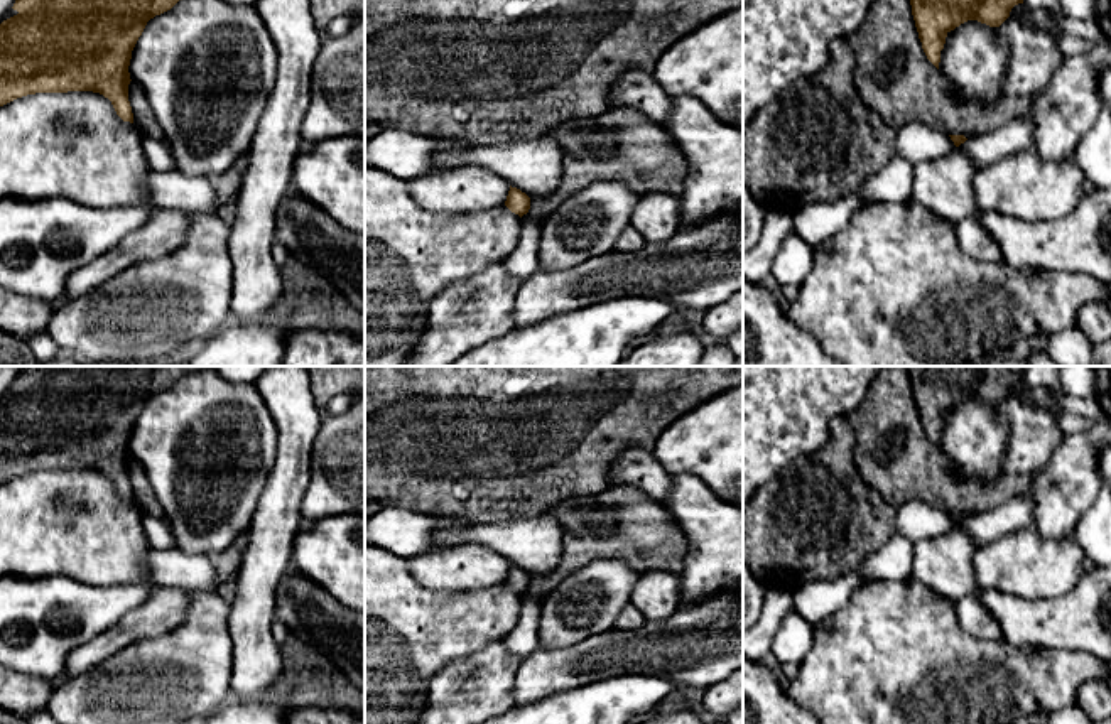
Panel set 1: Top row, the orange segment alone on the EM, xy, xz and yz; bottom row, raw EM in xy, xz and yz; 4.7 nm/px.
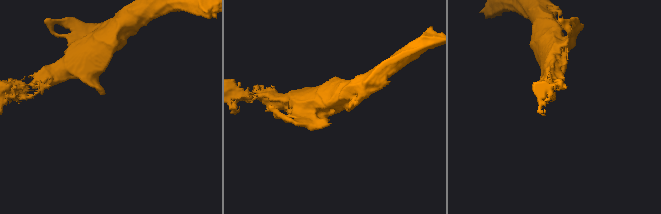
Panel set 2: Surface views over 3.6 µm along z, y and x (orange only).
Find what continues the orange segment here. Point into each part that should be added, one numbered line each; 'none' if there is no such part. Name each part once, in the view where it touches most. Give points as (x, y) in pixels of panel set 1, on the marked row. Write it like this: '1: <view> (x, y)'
none

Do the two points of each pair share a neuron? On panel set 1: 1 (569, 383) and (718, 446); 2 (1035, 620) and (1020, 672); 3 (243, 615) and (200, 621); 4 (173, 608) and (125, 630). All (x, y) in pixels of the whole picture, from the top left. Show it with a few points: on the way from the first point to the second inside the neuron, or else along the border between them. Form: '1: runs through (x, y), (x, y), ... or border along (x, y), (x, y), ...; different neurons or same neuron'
1: border along (703, 402), (677, 417), (659, 436), (652, 451); different neurons
2: border along (1000, 638), (1020, 647), (1067, 648); different neurons
3: border along (230, 598), (228, 633), (233, 655); different neurons
4: runs through (161, 613), (137, 625); same neuron

